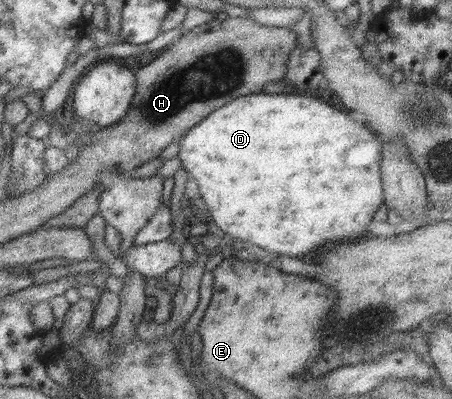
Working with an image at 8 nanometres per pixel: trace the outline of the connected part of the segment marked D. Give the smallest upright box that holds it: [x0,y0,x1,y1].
[177,91,384,257]

